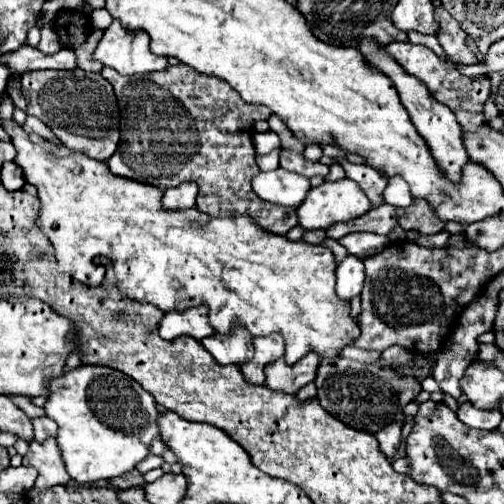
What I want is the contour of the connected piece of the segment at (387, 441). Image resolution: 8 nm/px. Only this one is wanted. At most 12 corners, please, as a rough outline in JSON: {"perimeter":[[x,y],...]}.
{"perimeter":[[401,422],[377,434],[381,452],[393,458],[401,446]]}

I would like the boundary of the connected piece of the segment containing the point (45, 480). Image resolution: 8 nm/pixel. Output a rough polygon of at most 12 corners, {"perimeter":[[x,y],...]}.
{"perimeter":[[55,438],[31,442],[23,456],[39,476],[37,490],[67,484]]}

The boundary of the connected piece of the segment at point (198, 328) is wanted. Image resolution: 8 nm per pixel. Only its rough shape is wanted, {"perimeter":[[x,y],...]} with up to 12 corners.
{"perimeter":[[205,304],[171,310],[159,336],[205,338],[213,334]]}

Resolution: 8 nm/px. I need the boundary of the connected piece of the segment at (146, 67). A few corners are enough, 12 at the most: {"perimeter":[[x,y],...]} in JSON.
{"perimeter":[[117,20],[93,60],[119,74],[169,66],[149,50],[149,36],[129,34]]}

